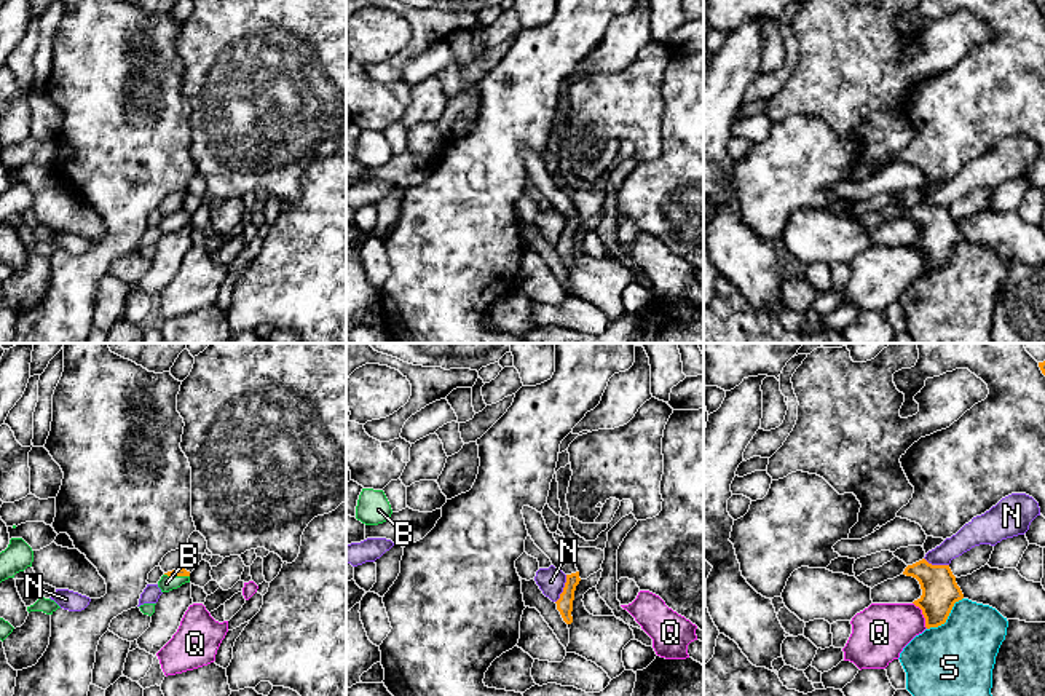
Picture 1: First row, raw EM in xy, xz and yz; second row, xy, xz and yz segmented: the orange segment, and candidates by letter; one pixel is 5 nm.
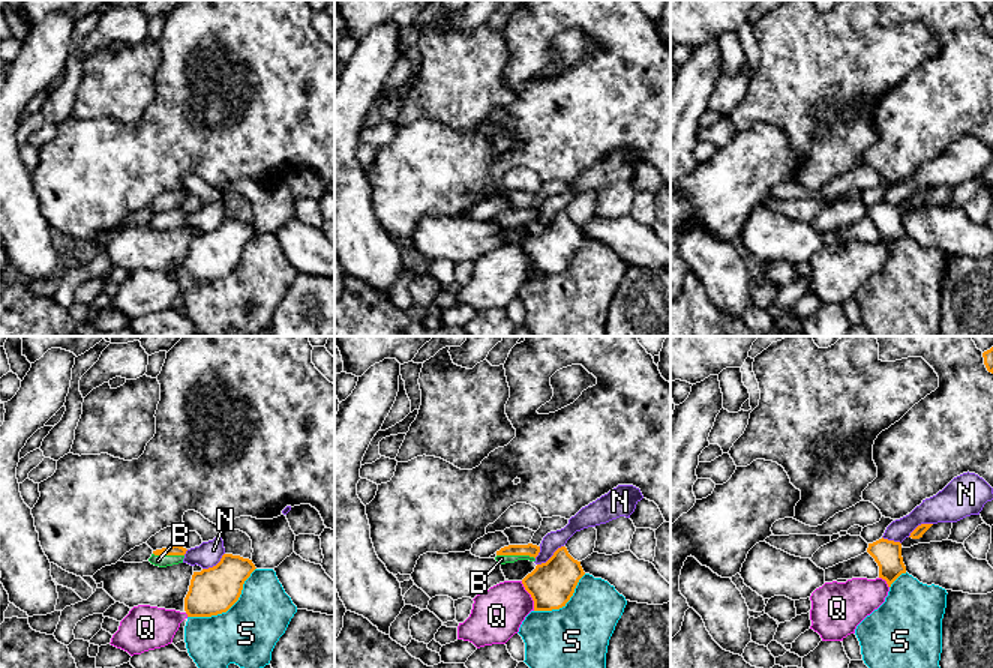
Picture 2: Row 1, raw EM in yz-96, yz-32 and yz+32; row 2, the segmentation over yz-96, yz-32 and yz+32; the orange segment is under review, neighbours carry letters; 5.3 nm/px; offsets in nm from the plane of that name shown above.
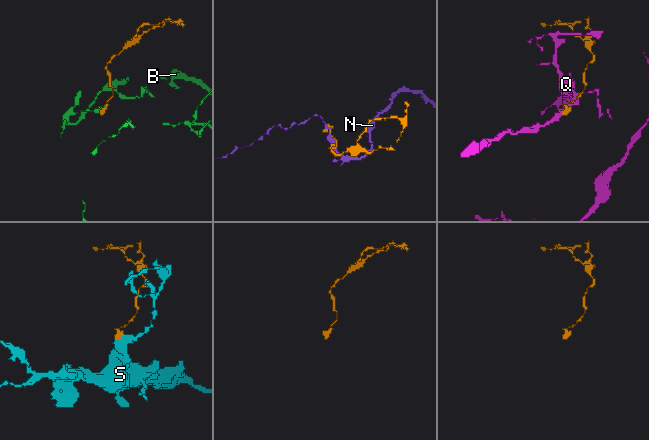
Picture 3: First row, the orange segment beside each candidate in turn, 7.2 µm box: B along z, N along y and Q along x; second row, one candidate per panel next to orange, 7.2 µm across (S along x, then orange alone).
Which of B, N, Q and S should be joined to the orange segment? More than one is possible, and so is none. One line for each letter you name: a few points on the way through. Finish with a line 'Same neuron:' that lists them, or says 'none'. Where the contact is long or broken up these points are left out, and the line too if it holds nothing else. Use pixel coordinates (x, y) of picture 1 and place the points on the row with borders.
Same neuron: B

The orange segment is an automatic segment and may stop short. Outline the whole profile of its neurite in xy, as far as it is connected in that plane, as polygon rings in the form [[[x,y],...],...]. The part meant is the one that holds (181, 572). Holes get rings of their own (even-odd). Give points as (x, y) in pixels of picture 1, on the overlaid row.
[[[180,567],[177,570],[164,573],[158,581],[158,587],[161,589],[161,592],[169,592],[185,583],[190,583],[190,571]]]

